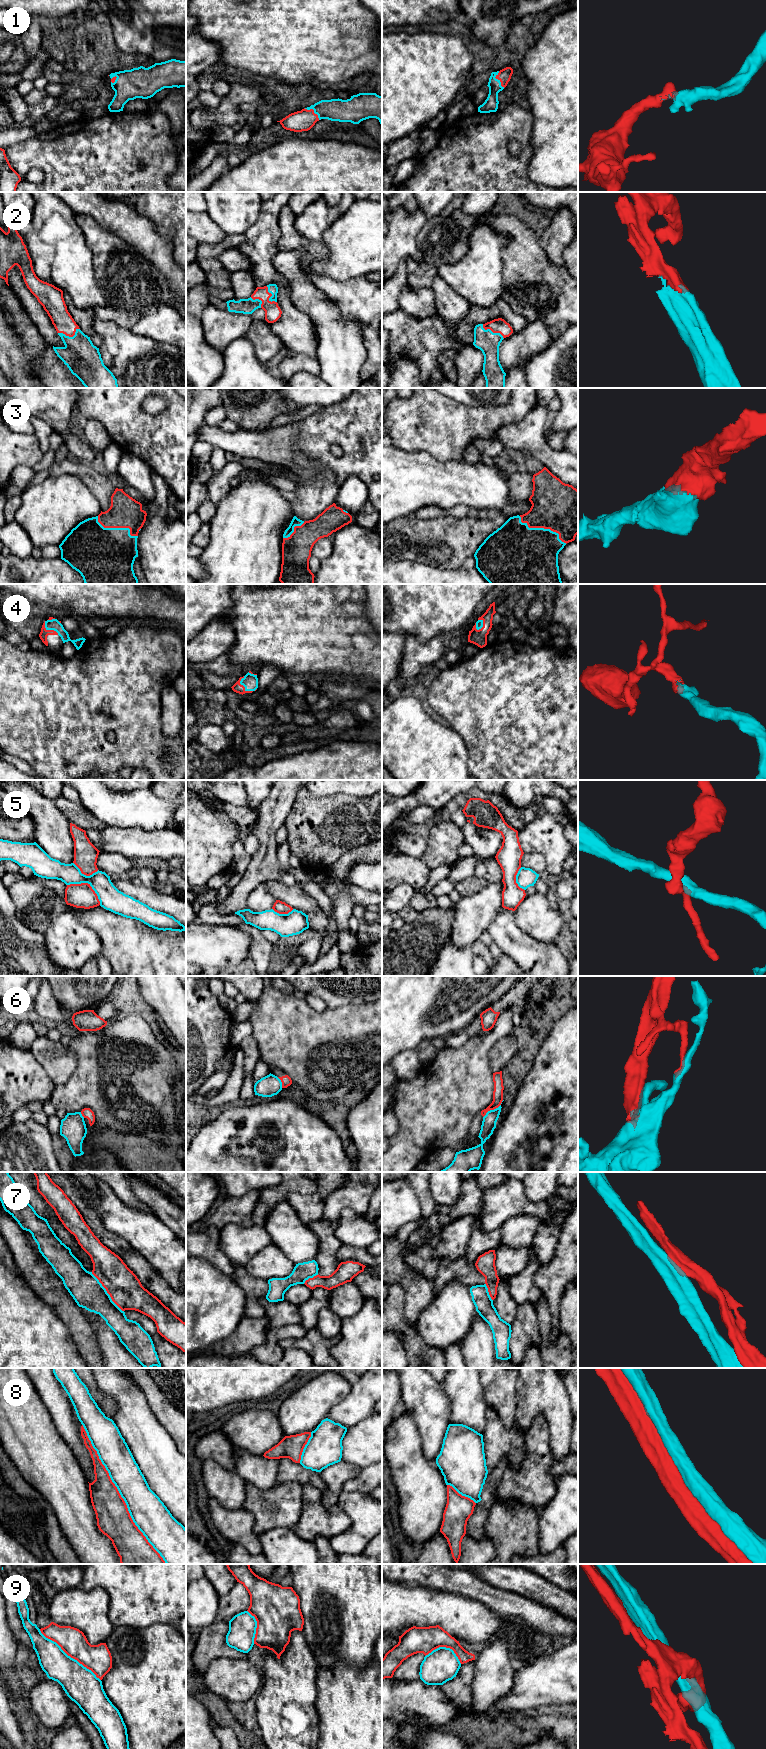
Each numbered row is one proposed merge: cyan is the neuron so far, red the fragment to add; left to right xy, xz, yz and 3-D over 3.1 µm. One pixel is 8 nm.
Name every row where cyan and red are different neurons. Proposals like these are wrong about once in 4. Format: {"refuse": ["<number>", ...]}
{"refuse": ["5", "6", "7", "8", "9"]}

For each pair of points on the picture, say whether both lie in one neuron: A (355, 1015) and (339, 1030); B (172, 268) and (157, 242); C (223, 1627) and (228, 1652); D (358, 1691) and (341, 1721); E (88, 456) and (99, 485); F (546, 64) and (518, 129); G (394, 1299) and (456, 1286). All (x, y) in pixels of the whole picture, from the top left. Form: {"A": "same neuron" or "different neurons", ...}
{"A": "same neuron", "B": "same neuron", "C": "same neuron", "D": "same neuron", "E": "different neurons", "F": "different neurons", "G": "different neurons"}

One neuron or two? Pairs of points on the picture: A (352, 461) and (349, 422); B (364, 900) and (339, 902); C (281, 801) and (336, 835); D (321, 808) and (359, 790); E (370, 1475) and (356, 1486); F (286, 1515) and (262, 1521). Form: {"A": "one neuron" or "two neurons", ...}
{"A": "one neuron", "B": "one neuron", "C": "two neurons", "D": "two neurons", "E": "one neuron", "F": "one neuron"}

